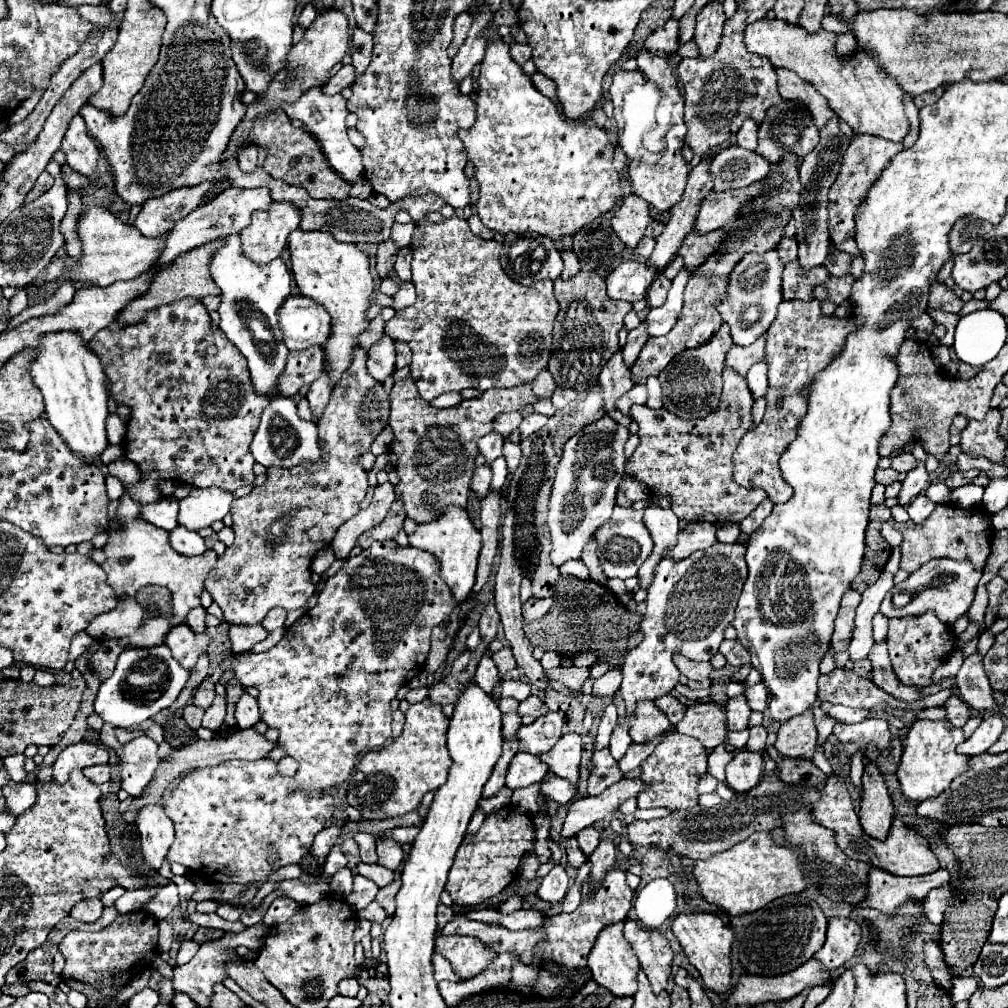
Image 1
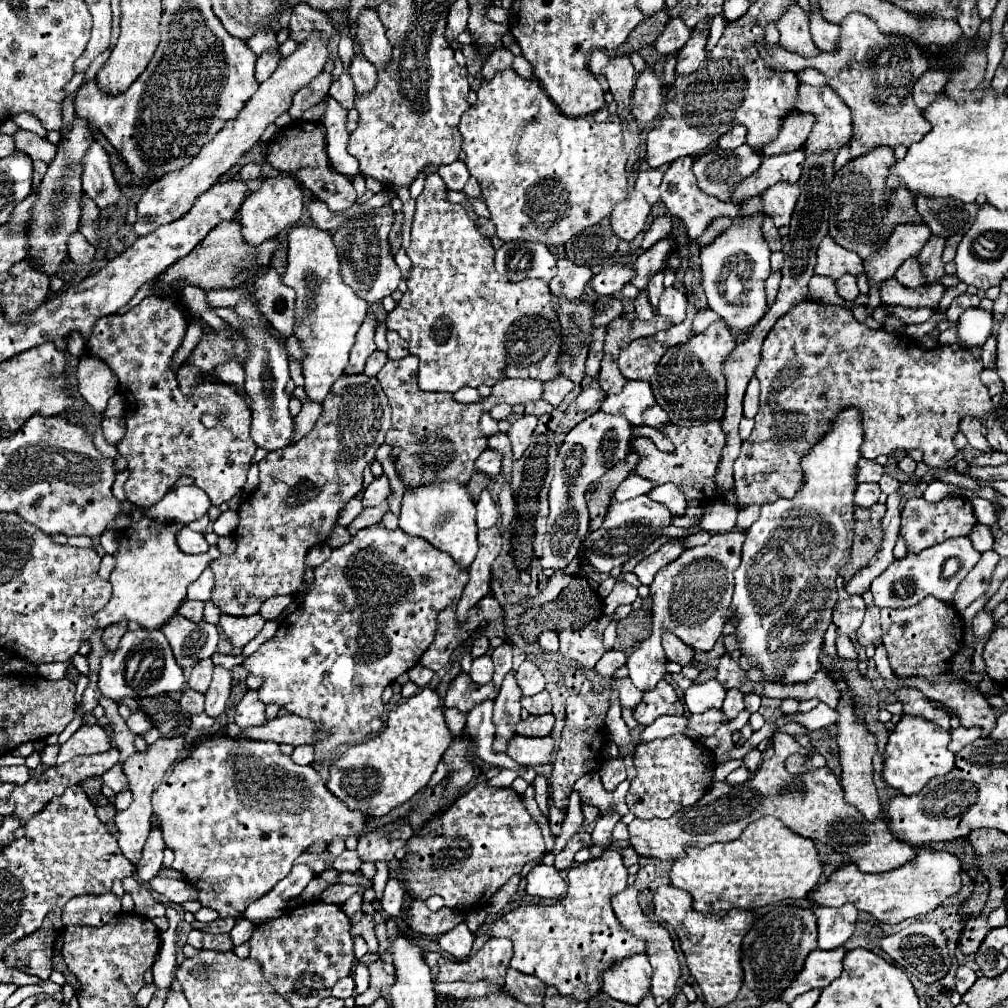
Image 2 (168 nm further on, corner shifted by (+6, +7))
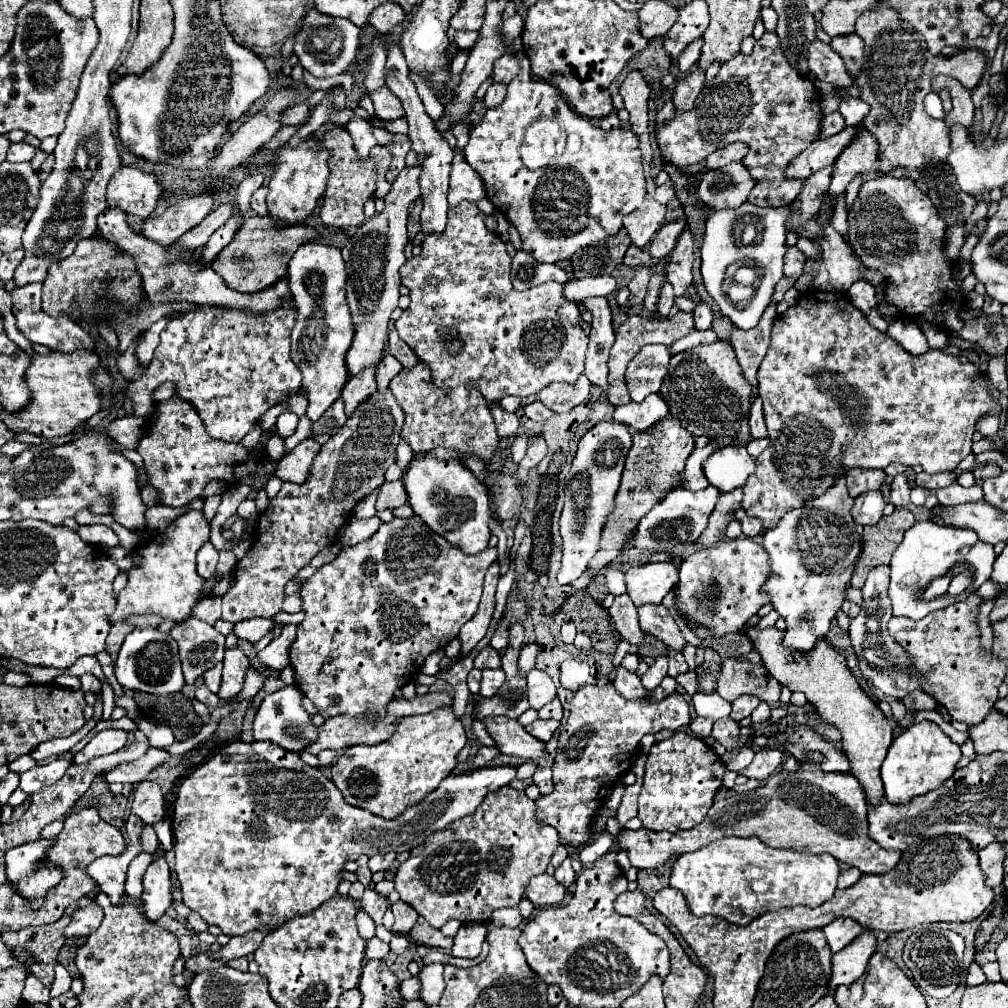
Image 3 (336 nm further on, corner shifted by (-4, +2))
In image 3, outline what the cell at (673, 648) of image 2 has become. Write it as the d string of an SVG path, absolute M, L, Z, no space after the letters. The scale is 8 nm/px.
M645 604L637 608L637 616L639 616L639 628L645 634L651 634L659 640L663 640L669 648L681 652L683 646L687 644L683 638L683 632L679 630L675 618L671 616L671 612L665 606L655 606L655 604Z

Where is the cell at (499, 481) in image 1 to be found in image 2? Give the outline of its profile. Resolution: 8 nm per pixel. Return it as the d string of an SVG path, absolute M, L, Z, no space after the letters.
M483 489L477 501L477 527L479 529L487 529L493 527L499 519L499 509L491 499L491 491Z

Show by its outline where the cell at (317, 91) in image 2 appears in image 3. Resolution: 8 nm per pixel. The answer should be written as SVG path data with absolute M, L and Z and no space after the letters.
M297 102L293 106L289 106L283 116L281 116L281 124L283 126L297 126L301 124L305 118L309 116L309 106L305 102Z

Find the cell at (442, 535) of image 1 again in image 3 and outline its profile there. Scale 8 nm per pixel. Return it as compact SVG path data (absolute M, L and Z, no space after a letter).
M431 452L417 454L405 468L403 482L413 512L421 514L431 530L443 534L443 538L459 546L465 554L479 554L487 548L491 538L489 490L461 460L437 460Z

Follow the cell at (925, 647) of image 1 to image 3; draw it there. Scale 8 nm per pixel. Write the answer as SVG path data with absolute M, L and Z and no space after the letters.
M971 592L967 600L951 604L947 610L927 614L923 620L909 620L893 616L889 620L889 634L911 654L913 666L923 674L923 688L947 708L951 718L969 726L981 724L997 702L997 688L1005 678L1005 662L993 652L983 650L979 642L977 612L983 598Z

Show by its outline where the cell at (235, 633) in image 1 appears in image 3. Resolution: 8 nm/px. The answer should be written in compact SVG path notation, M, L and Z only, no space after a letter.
M251 618L245 622L237 622L235 634L237 634L237 638L243 638L243 640L249 640L255 644L273 628L275 628L275 622L271 618Z

